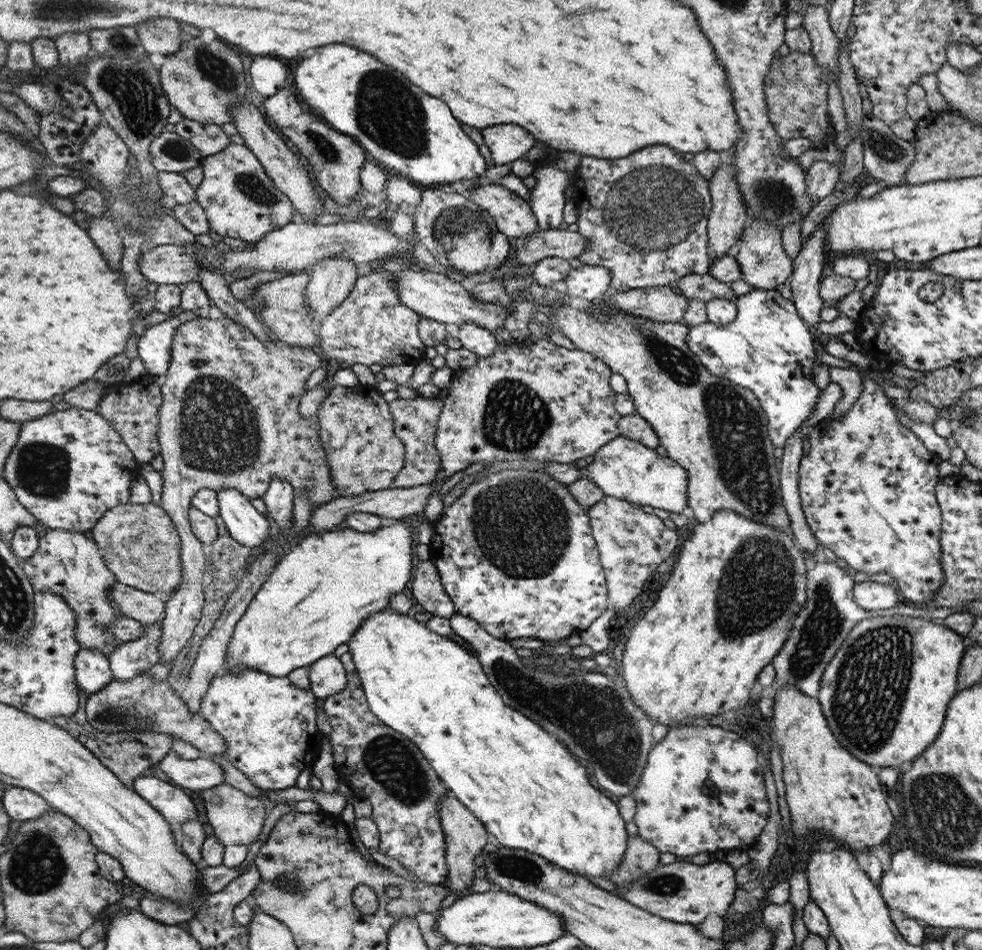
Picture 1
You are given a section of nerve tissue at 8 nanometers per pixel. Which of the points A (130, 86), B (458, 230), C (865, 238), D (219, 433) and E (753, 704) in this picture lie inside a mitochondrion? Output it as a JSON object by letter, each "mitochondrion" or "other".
{"A":"mitochondrion","B":"mitochondrion","C":"other","D":"mitochondrion","E":"other"}

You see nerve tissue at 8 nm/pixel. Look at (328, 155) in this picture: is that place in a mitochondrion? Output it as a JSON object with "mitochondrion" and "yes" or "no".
{"mitochondrion":"yes"}

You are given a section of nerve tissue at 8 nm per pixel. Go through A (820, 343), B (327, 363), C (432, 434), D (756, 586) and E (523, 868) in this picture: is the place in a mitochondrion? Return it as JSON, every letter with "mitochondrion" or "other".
{"A":"other","B":"other","C":"other","D":"mitochondrion","E":"mitochondrion"}

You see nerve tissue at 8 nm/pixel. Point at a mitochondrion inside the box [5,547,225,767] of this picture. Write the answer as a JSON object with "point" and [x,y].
{"point":[121,714]}

